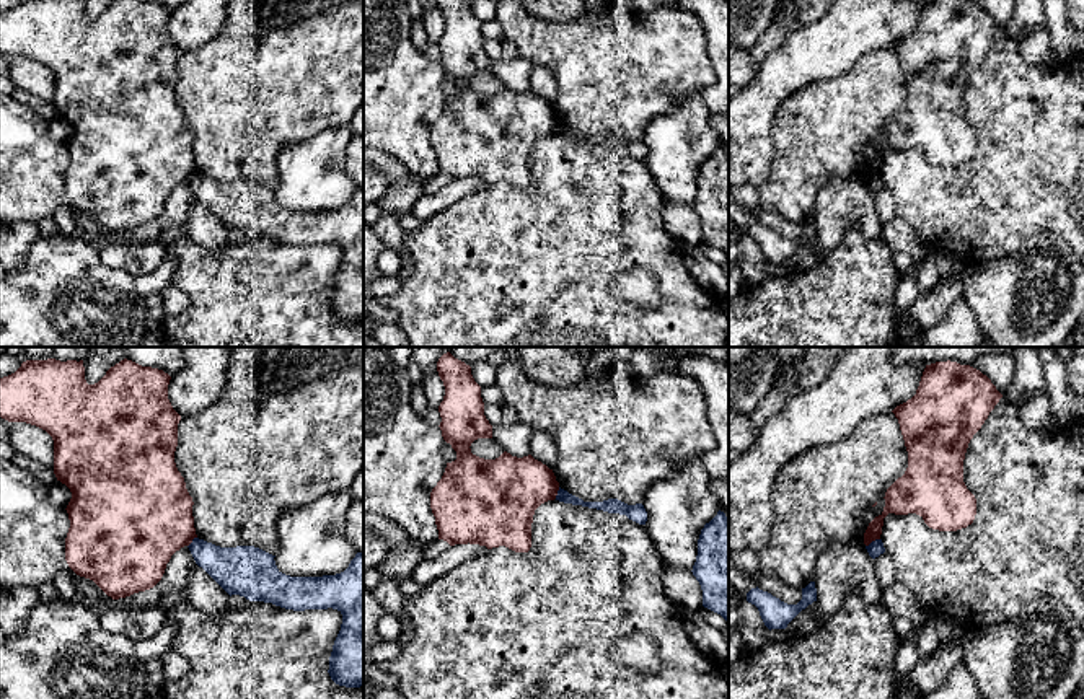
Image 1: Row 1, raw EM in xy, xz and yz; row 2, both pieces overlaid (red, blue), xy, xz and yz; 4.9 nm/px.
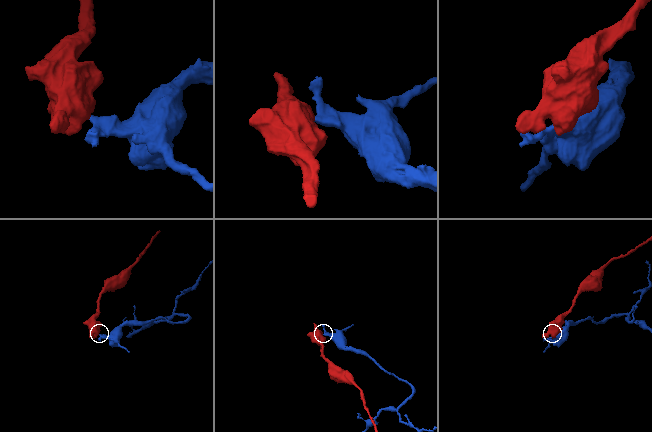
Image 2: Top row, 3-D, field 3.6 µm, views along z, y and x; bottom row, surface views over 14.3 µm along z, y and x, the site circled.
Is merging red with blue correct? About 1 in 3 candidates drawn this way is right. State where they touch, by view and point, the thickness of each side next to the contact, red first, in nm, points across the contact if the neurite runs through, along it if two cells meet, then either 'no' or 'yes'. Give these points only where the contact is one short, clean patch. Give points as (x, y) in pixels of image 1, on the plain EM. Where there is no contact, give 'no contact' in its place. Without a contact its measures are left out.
contact yz (872, 175); calibres 160 and 80 nm; border yz (879, 173), (866, 181); no

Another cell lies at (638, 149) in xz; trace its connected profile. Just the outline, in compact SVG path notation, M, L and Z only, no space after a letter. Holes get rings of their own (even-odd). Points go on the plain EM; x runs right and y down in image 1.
M561 122L557 125L556 135L564 137L564 138L603 145L603 147L608 147L608 148L626 150L629 155L632 155L639 160L646 160L646 156L647 156L647 147L646 147L642 138L628 140L628 138L618 135L618 134L608 134L608 135L603 135L603 137L584 137L582 134L569 129L567 125L564 125Z

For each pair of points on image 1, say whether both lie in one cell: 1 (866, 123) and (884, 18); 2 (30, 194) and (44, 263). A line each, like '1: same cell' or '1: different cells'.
1: different cells
2: different cells

